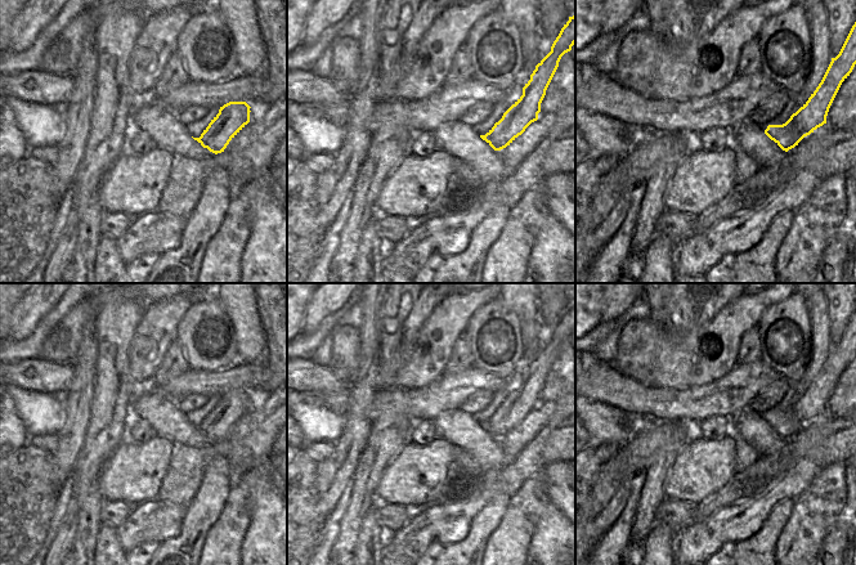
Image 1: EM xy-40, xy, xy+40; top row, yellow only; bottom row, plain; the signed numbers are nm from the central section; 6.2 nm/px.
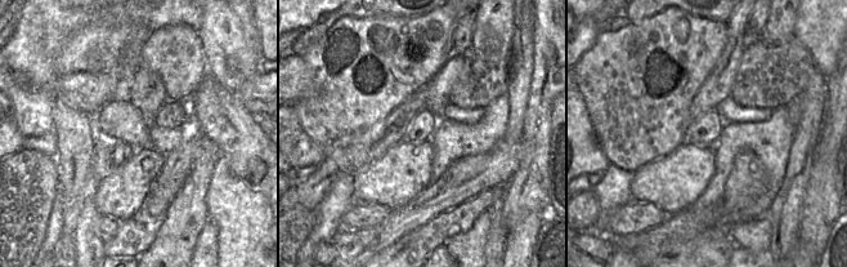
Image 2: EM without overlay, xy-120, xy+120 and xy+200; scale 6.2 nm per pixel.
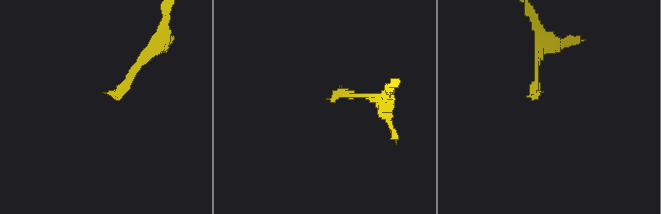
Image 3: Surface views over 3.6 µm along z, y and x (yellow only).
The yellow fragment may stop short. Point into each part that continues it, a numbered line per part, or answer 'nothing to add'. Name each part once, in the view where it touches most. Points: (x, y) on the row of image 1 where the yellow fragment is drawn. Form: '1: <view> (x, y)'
nothing to add.

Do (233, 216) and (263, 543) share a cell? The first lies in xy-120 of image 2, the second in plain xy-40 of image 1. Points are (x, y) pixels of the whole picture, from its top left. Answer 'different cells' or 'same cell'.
same cell

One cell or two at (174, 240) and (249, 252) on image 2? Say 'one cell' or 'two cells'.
two cells

